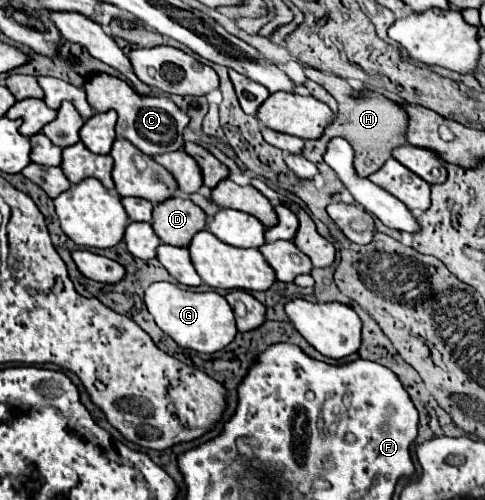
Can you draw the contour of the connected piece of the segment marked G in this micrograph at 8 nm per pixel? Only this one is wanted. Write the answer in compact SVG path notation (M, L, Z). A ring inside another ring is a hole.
M159 281L145 289L145 305L163 333L175 339L179 347L185 347L197 353L211 355L215 351L221 351L237 335L233 311L225 301L225 297L215 291L199 293L199 291L177 287L175 283Z

